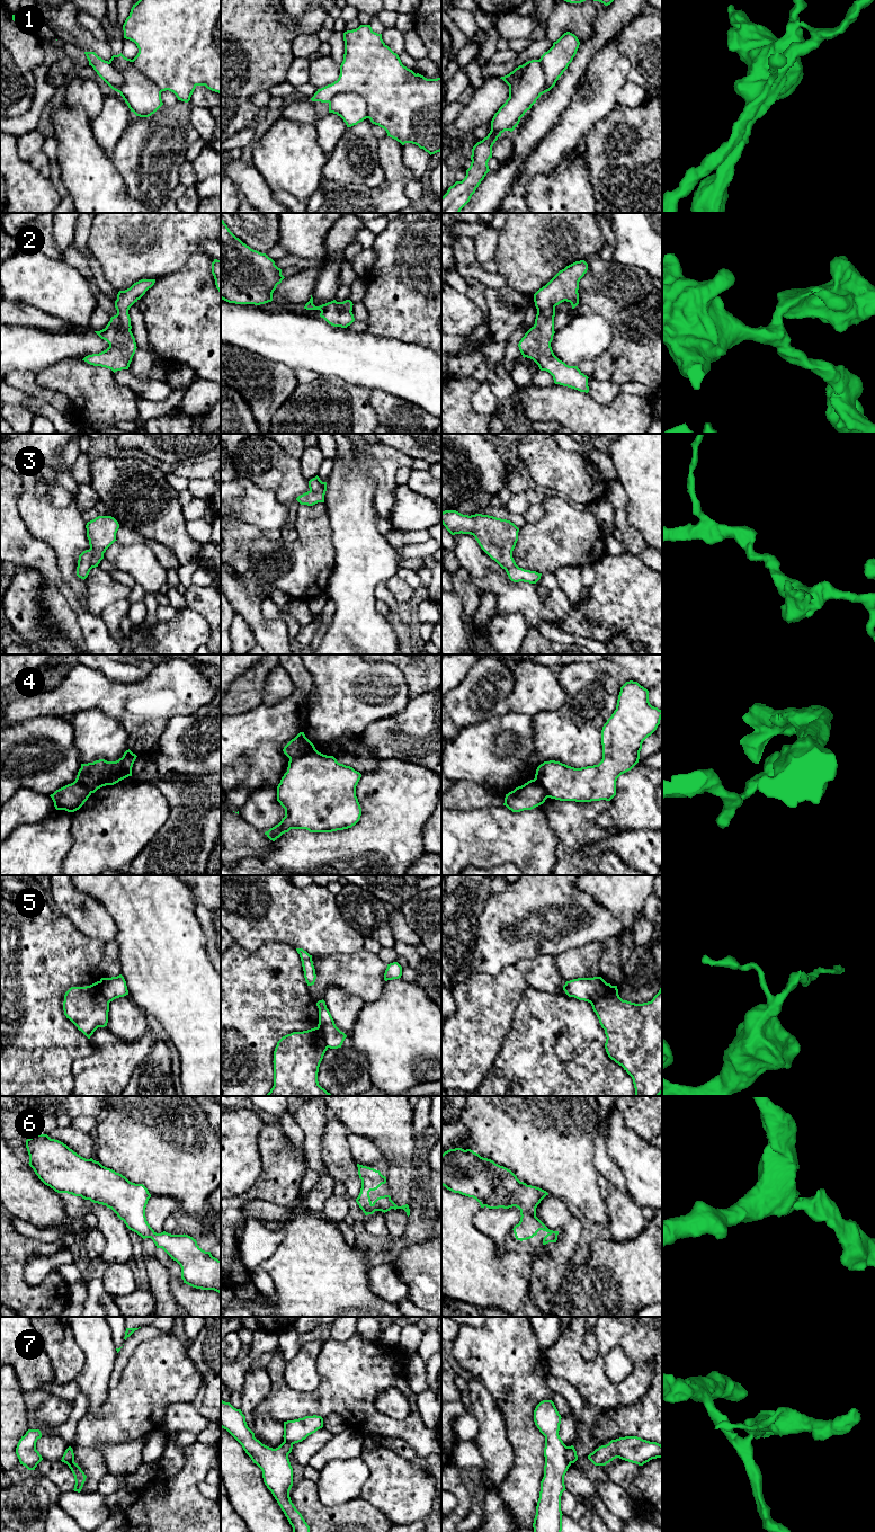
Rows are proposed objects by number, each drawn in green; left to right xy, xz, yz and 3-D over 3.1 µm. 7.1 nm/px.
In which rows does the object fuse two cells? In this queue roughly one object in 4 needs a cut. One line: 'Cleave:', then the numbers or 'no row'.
Cleave: 1, 4, 5, 7

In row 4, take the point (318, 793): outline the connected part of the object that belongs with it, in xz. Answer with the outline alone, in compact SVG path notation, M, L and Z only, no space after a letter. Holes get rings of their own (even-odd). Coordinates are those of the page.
M315 747L306 755L291 758L287 772L277 786L277 801L285 809L285 817L265 835L273 841L291 829L310 832L332 832L355 826L361 816L356 786L361 774L337 761L333 756L319 752Z

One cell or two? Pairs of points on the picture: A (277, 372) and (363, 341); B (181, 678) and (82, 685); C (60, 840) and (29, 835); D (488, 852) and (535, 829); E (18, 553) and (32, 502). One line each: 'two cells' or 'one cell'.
A: two cells
B: one cell
C: one cell
D: one cell
E: two cells

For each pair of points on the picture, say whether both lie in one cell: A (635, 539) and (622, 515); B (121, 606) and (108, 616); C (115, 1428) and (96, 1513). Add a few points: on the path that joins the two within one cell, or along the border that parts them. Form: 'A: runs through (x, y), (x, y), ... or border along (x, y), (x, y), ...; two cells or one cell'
A: runs through (630, 533), (622, 524), (622, 520); one cell
B: runs through (117, 609), (112, 615); one cell
C: border along (96, 1490), (80, 1493); two cells

